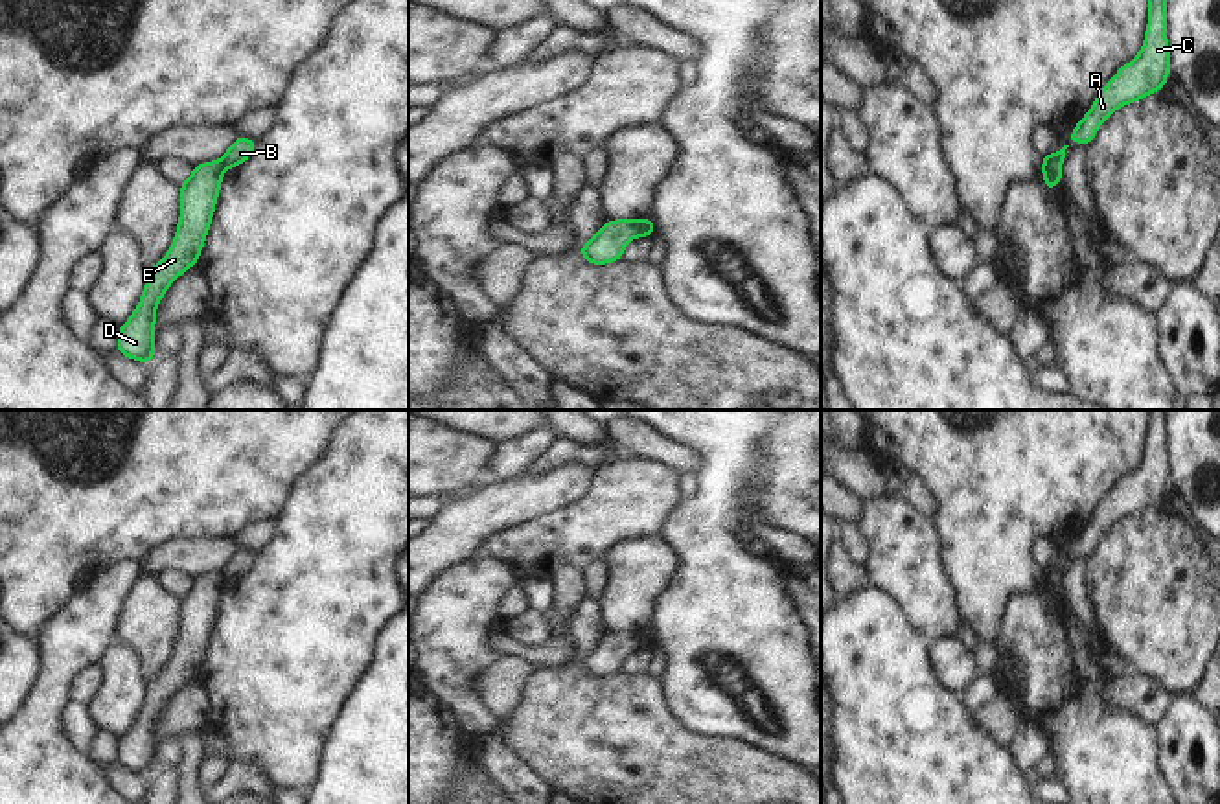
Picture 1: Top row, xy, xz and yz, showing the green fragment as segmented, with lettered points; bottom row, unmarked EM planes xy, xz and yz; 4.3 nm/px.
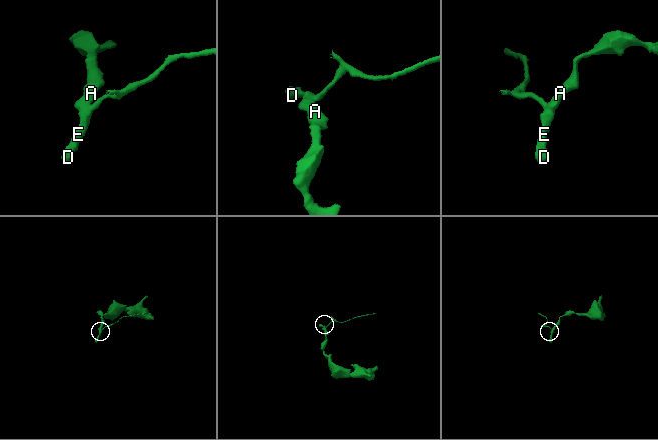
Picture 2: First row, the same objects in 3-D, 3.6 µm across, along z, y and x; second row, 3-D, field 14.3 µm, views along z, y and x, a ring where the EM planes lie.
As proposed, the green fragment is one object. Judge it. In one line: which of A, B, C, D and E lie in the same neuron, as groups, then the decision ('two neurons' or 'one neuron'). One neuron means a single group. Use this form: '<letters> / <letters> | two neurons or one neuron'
A C D E / B | two neurons

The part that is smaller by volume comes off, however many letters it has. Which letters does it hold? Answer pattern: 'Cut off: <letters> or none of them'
Cut off: B

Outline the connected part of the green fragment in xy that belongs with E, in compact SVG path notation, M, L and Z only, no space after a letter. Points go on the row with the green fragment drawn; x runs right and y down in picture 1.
M219 160L202 162L193 166L193 173L178 184L180 219L173 243L166 256L149 270L138 307L118 327L118 353L144 364L155 359L156 307L171 283L199 263L224 171Z

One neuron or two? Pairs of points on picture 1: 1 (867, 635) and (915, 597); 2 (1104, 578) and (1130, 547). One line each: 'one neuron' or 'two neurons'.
1: two neurons
2: one neuron

